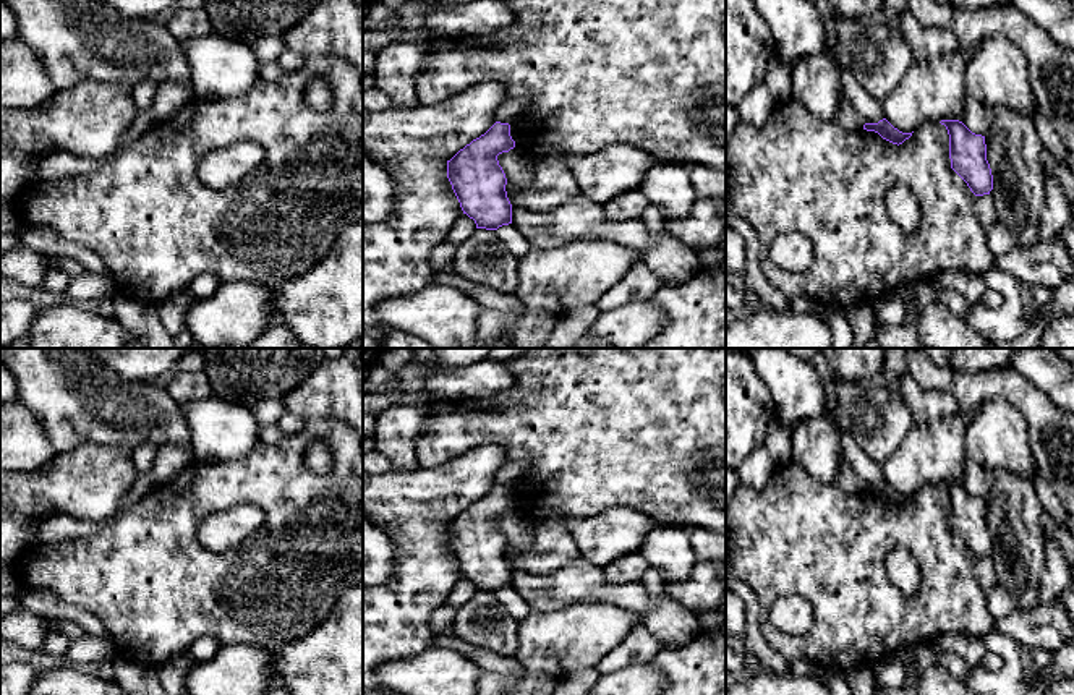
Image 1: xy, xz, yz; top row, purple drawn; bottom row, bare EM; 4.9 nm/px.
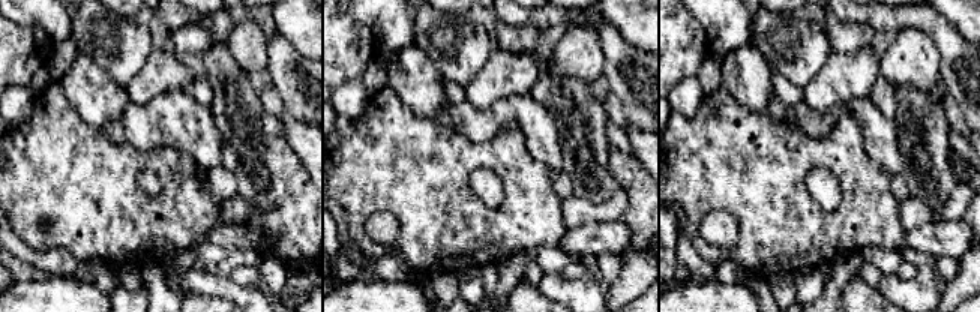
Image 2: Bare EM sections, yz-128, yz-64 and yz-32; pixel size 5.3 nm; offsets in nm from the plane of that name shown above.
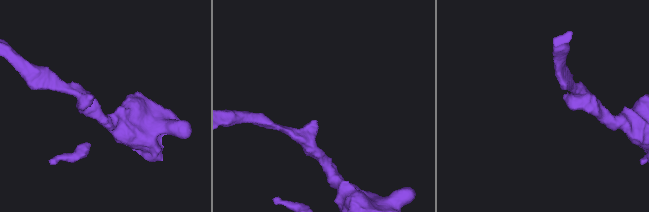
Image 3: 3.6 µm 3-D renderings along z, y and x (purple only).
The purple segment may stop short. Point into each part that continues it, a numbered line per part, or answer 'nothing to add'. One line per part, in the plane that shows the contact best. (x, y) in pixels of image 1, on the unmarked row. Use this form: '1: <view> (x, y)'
nothing to add

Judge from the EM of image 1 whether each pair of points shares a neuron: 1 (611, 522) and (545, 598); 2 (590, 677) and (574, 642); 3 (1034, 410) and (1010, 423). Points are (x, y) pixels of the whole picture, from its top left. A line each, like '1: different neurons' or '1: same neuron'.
1: different neurons
2: different neurons
3: different neurons

